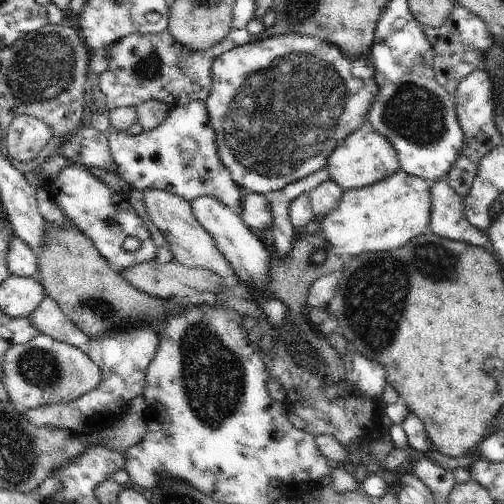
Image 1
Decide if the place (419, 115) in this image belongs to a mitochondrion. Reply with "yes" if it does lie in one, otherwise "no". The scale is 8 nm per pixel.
yes

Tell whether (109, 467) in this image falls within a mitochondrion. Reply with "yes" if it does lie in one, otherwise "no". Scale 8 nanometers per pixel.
no

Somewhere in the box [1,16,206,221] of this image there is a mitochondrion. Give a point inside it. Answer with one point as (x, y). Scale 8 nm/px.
(40, 70)

